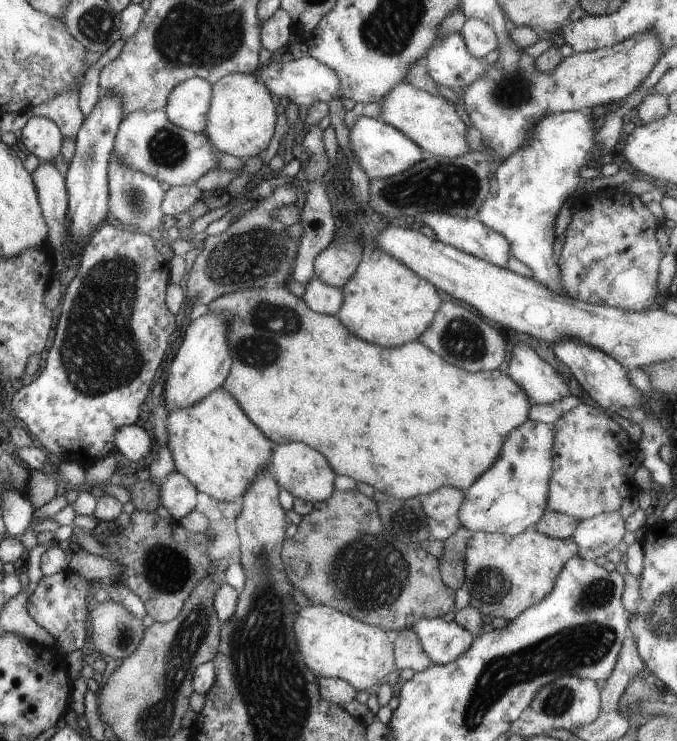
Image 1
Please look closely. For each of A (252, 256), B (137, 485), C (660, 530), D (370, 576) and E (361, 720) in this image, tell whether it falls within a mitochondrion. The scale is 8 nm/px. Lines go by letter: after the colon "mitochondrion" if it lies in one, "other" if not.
A: mitochondrion
B: other
C: other
D: mitochondrion
E: other

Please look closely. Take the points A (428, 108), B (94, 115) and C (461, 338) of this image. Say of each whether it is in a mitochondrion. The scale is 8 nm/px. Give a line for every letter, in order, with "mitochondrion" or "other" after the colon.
A: other
B: other
C: mitochondrion

